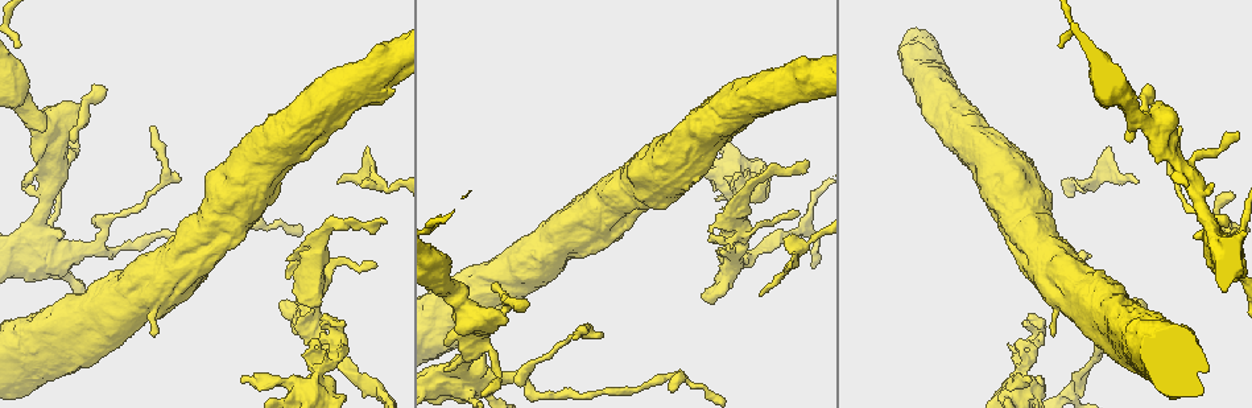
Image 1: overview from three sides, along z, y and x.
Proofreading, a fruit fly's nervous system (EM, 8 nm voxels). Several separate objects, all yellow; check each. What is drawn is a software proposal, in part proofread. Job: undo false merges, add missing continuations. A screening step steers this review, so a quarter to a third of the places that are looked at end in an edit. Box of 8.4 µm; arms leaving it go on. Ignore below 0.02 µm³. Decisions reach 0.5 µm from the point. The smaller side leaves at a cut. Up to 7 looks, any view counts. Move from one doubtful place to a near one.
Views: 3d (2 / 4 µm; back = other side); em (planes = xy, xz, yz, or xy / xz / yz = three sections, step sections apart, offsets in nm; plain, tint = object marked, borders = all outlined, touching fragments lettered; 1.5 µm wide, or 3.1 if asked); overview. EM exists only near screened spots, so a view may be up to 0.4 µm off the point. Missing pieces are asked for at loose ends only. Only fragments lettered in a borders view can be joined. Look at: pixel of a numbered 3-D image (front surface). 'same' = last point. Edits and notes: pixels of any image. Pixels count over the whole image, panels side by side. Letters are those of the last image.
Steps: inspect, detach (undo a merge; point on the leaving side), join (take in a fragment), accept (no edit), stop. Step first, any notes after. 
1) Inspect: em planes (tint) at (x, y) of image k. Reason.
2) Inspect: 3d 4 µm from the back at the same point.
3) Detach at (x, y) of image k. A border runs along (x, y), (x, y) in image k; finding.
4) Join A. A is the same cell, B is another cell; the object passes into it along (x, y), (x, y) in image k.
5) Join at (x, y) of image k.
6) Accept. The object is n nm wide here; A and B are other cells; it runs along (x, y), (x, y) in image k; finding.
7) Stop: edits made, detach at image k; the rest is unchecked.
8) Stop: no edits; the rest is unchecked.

Inspect: em planes (borders) at (386, 221) of image 1. Free end.

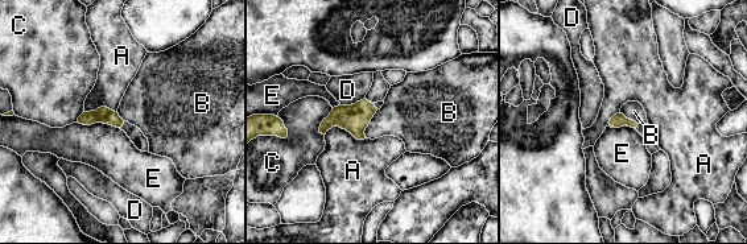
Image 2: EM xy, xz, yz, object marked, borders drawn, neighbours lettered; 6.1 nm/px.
Accept. A, B, C, D and E are other cells; a border runs along (378, 110), (364, 131), (366, 137) in image 2; none of them fits.

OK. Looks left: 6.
Inspect: 3d 2 µm from the back at (792, 266) of image 1. Thin end.

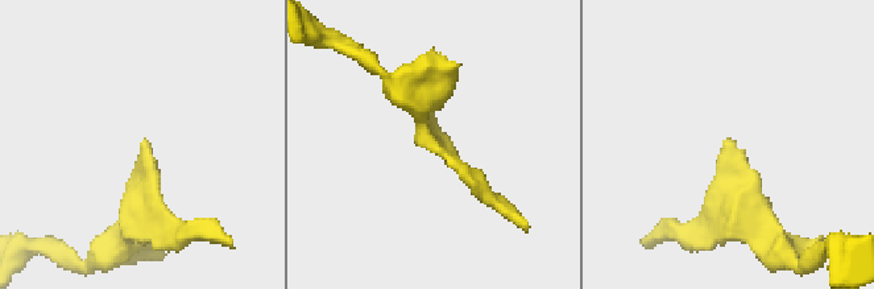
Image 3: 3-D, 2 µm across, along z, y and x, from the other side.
Inspect: em planes (borders) at (724, 145) of image 3.

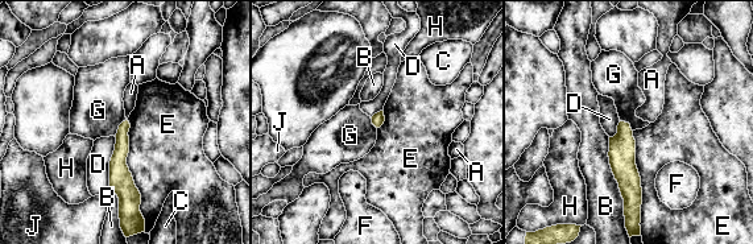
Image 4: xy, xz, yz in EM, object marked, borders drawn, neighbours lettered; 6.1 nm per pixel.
Accept. A, B, C, D, E, F, G, H and J are other cells; no lettered fragment goes on from it.

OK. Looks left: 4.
Inspect: em planes (borders) at (1139, 298) of image 1. An open end.

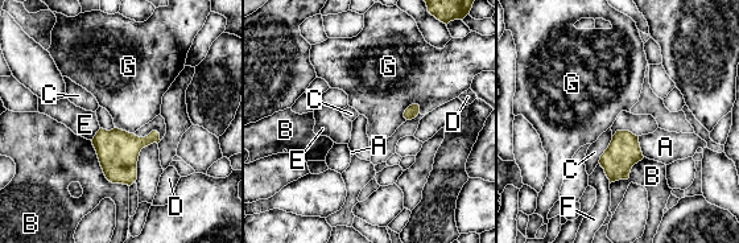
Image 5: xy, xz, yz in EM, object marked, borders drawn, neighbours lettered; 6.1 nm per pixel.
Accept. A, B, C, D, E, F and G are other cells; a border runs along (417, 103), (405, 110), (405, 119) in image 5; none of them fits.

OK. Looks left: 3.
Stop: no edits; the rest is unchecked.

